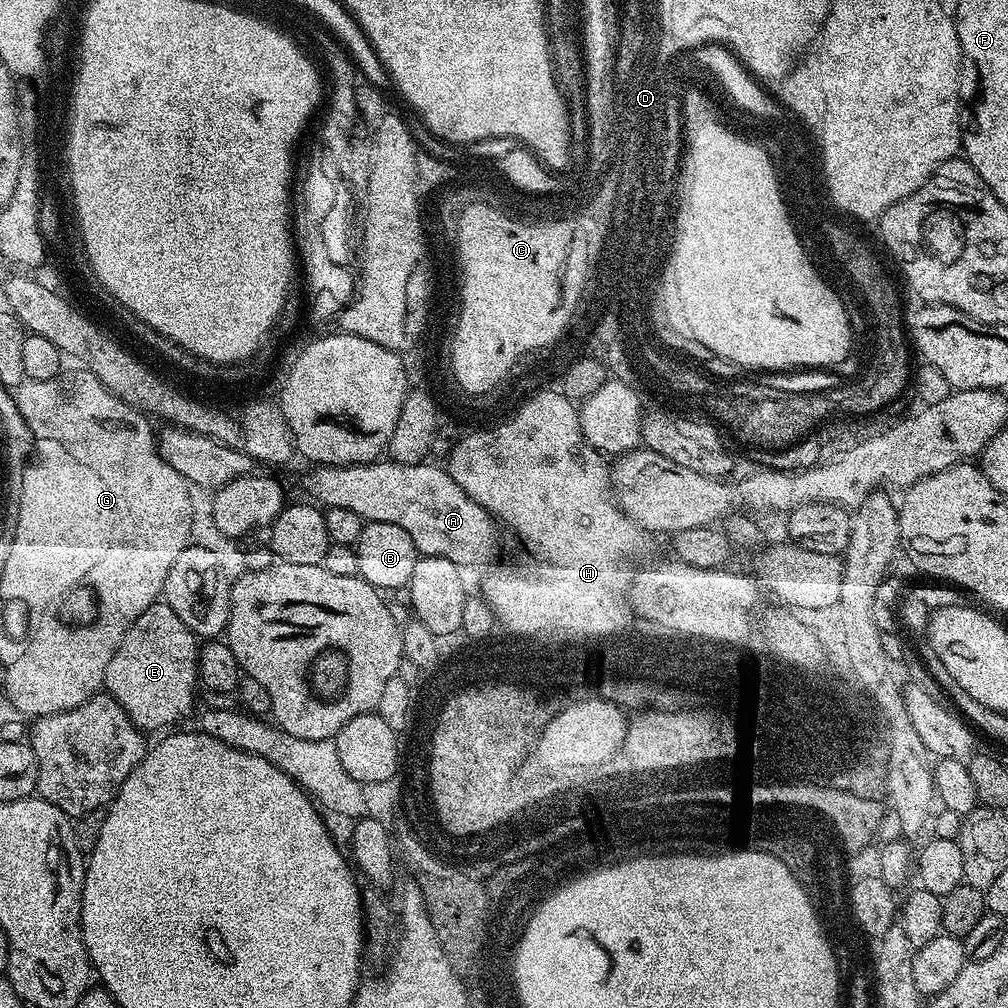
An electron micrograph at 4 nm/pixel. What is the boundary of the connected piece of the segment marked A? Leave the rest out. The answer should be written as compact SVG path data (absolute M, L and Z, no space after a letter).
M384 458L371 464L316 466L305 474L304 488L324 508L346 506L365 522L394 522L410 534L420 556L450 558L461 570L494 559L497 521L454 482L447 467L432 463L436 462L403 464Z

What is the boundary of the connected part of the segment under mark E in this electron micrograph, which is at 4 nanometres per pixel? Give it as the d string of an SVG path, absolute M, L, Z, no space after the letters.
M157 602L132 623L130 630L126 630L126 638L122 638L118 650L114 650L114 658L110 658L110 666L106 666L103 691L123 706L130 722L134 722L134 726L141 732L159 733L171 729L176 726L171 724L176 724L183 716L191 714L192 703L198 700L196 688L198 689L199 663L198 637L188 629L186 622L182 622L182 618L178 618L178 614L174 614L174 610L170 610L168 604Z

